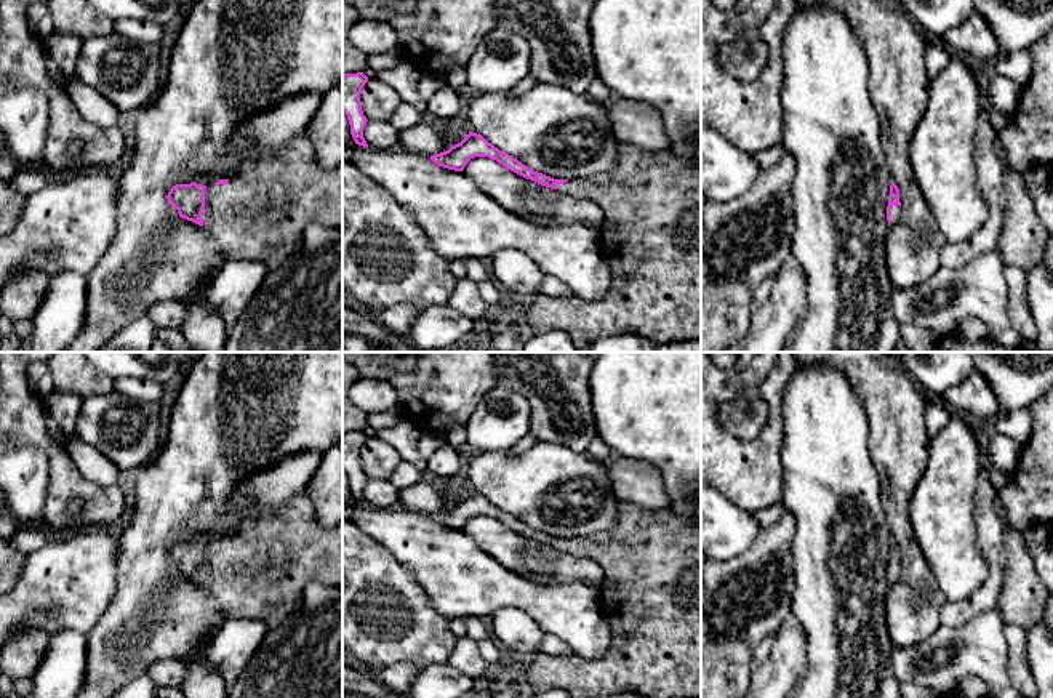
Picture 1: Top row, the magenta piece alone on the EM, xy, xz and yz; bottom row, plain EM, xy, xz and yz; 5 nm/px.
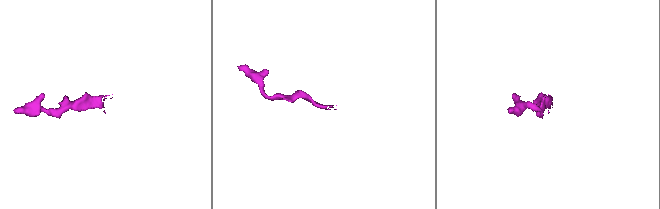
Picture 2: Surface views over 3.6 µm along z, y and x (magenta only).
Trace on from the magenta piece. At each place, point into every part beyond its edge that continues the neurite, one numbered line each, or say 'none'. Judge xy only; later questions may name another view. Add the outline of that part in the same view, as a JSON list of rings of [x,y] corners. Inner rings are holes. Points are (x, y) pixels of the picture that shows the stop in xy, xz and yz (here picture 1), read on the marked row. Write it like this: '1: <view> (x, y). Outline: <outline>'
1: xy (260, 215). Outline: [[[304,133],[262,158],[243,162],[238,174],[226,184],[208,186],[202,218],[203,227],[218,240],[227,259],[261,261],[274,271],[298,251],[302,232],[310,223],[342,227],[342,163],[336,168],[322,168],[309,133]]]

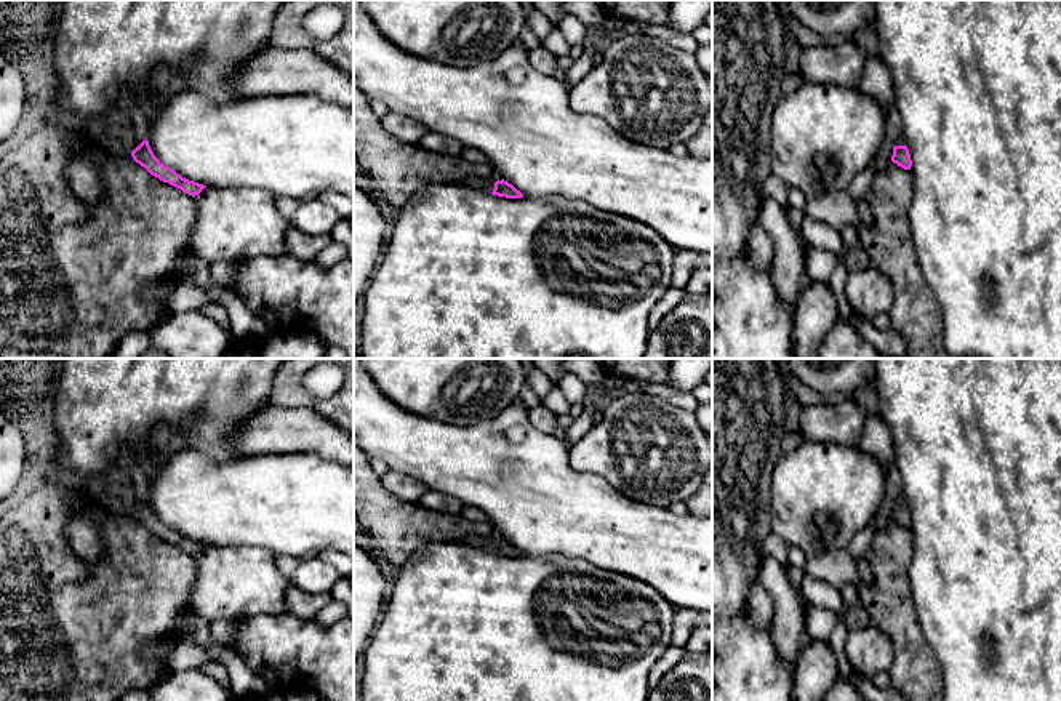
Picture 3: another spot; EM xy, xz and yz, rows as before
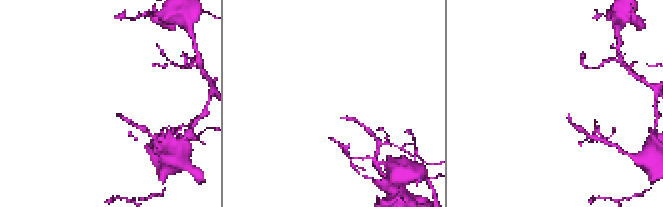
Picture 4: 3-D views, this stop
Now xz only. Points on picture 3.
1: xz (485, 184). Outline: [[[466,178],[461,181],[462,186],[472,187],[472,189],[478,189],[482,192],[491,194],[494,189],[494,181],[491,178]]]

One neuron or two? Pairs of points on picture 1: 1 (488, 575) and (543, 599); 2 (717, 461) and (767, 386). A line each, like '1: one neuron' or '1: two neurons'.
1: one neuron
2: one neuron

